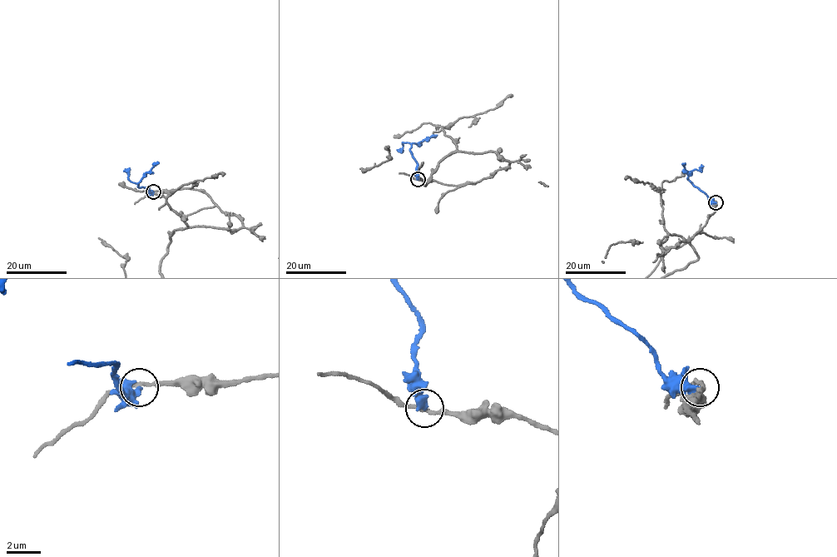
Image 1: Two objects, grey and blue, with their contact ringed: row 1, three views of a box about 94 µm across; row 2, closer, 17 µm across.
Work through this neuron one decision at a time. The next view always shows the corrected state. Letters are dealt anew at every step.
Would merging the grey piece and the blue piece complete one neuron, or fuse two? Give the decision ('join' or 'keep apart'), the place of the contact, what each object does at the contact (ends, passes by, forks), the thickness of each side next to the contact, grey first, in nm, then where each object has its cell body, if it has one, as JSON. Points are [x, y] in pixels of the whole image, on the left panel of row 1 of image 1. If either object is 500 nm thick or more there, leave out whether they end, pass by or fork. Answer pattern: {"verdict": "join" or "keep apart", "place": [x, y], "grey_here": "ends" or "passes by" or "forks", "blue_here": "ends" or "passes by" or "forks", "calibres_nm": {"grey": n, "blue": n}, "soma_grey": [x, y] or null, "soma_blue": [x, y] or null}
{"verdict": "keep apart", "place": [153, 191], "grey_here": "passes by", "blue_here": "ends", "calibres_nm": {"grey": 200, "blue": 480}, "soma_grey": null, "soma_blue": null}

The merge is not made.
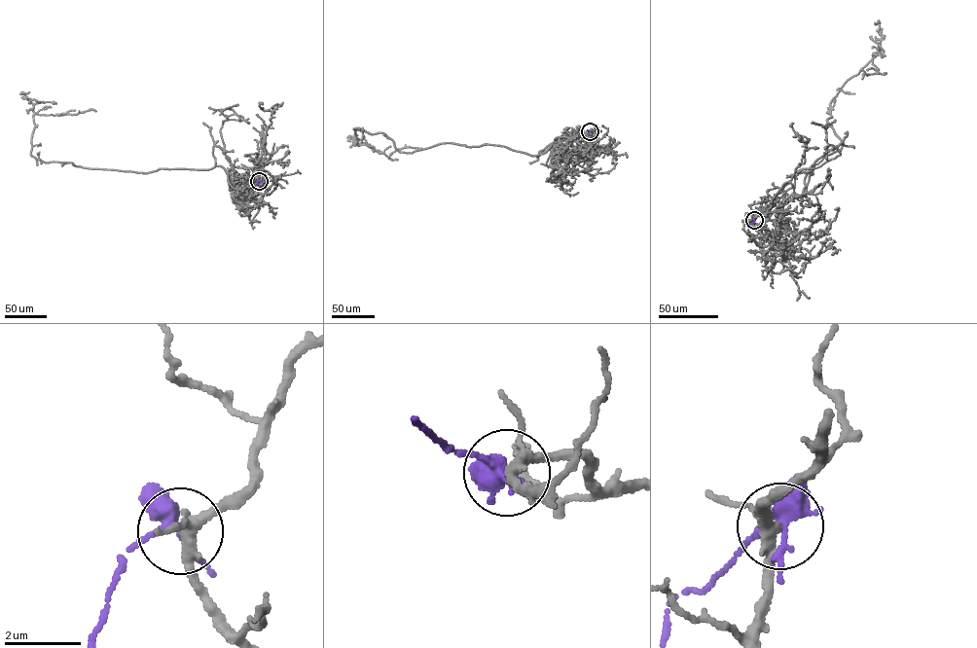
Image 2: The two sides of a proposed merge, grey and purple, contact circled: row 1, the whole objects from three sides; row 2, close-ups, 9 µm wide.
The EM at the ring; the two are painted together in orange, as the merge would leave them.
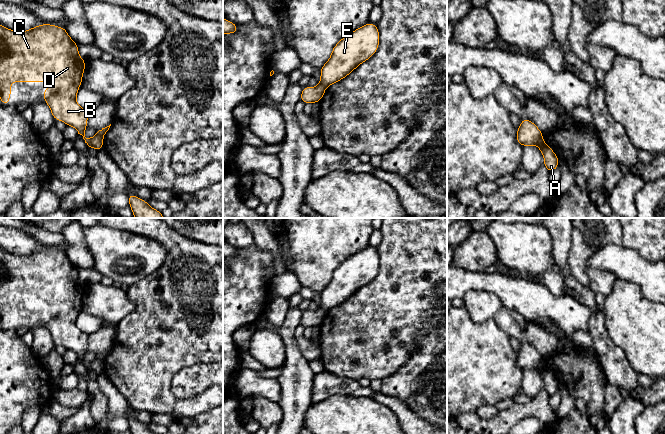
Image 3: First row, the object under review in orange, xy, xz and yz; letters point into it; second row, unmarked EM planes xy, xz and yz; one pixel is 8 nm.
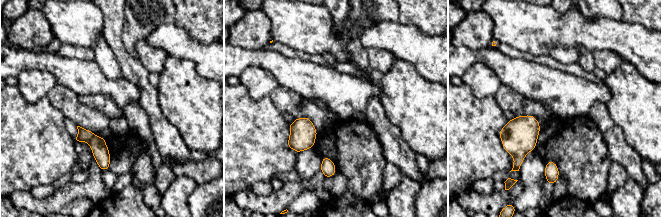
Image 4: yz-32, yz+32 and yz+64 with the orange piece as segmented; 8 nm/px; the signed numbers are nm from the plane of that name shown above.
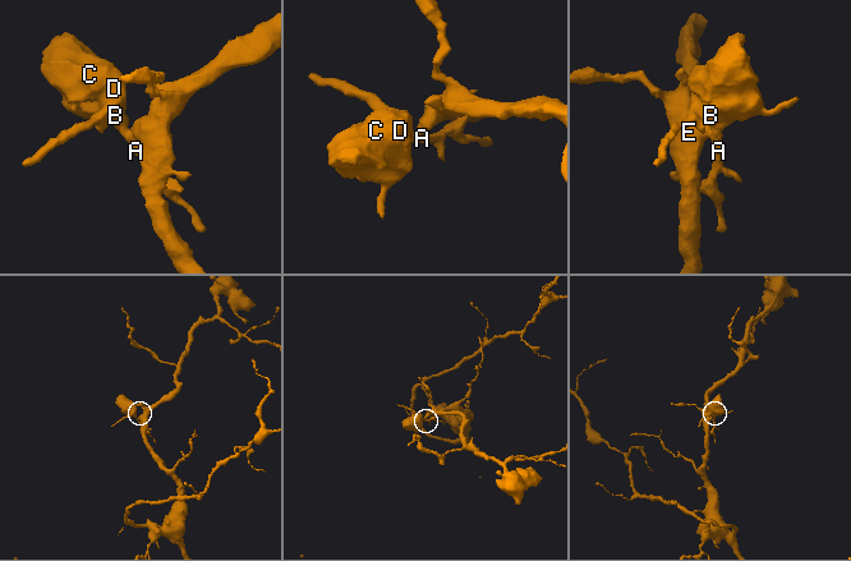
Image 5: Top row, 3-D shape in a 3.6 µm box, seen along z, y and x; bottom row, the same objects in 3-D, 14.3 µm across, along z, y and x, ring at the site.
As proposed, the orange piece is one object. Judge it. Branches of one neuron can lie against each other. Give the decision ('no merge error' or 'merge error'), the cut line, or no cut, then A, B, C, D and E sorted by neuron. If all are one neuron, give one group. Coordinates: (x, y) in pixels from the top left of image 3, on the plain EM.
merge error | yz (541, 359), (536, 368) | A B C D / E

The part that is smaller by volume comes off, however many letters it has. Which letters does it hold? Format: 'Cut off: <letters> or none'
Cut off: A, B, C, D

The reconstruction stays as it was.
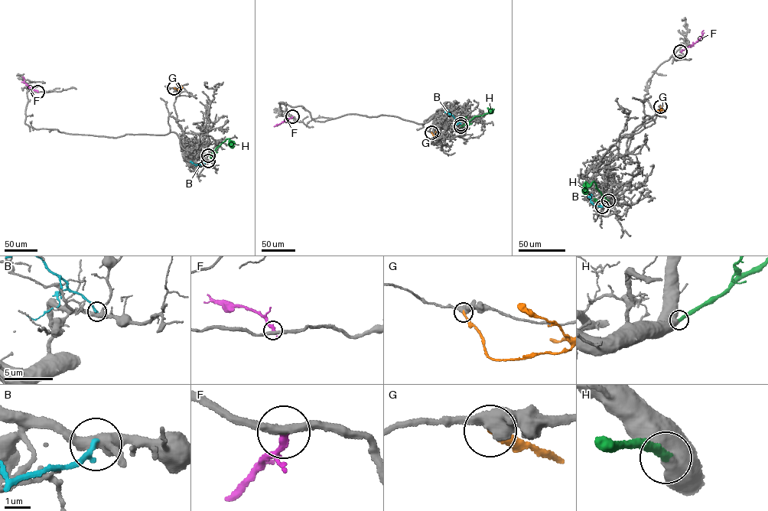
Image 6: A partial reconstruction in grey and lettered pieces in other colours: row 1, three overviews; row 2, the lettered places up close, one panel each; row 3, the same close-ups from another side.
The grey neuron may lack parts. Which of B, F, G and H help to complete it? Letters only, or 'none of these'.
H

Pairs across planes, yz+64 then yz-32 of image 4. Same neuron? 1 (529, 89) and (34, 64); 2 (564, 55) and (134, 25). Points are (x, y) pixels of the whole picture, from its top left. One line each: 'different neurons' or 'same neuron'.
1: same neuron
2: different neurons

